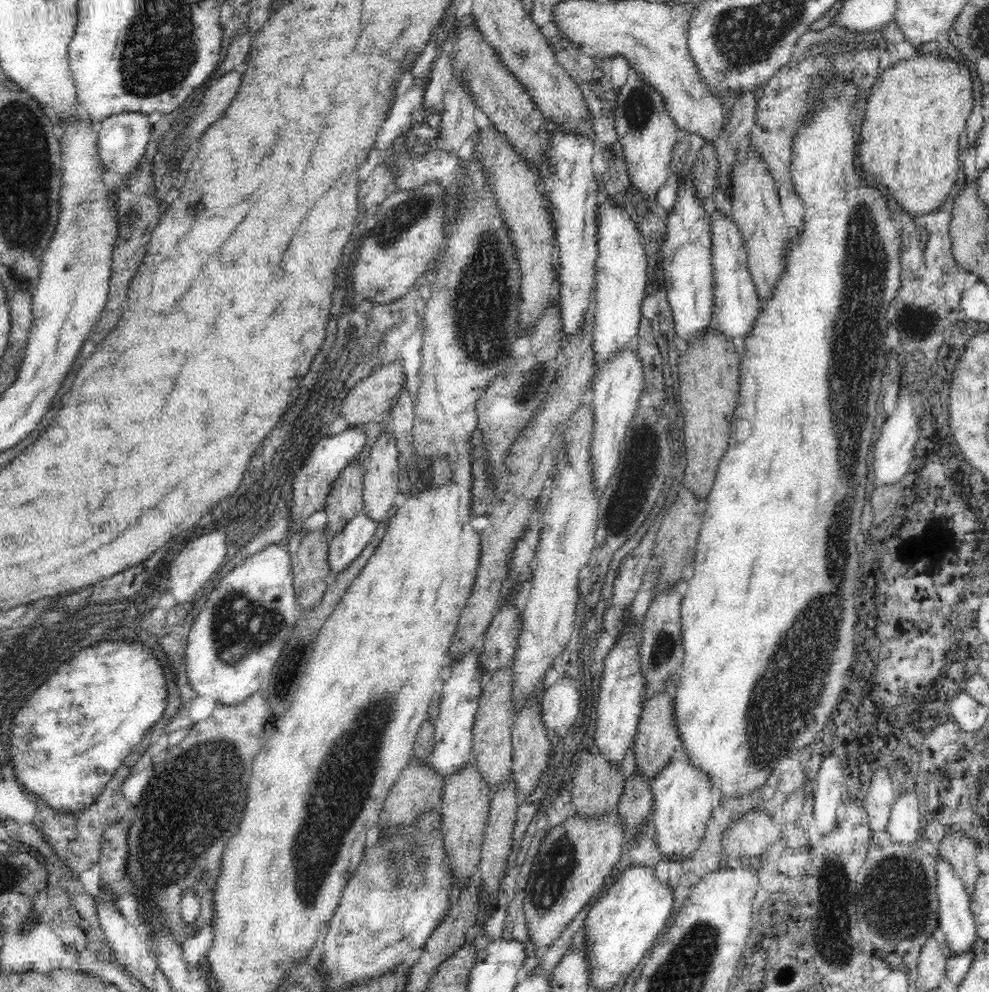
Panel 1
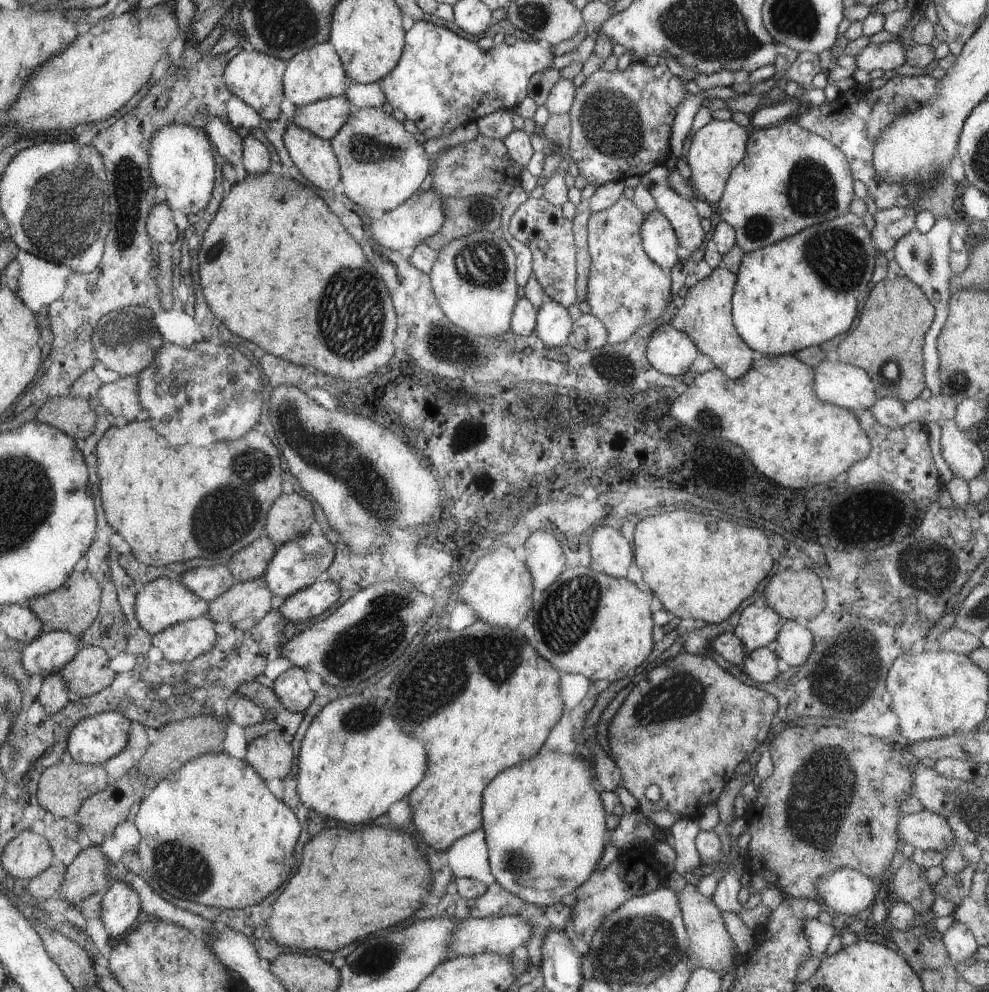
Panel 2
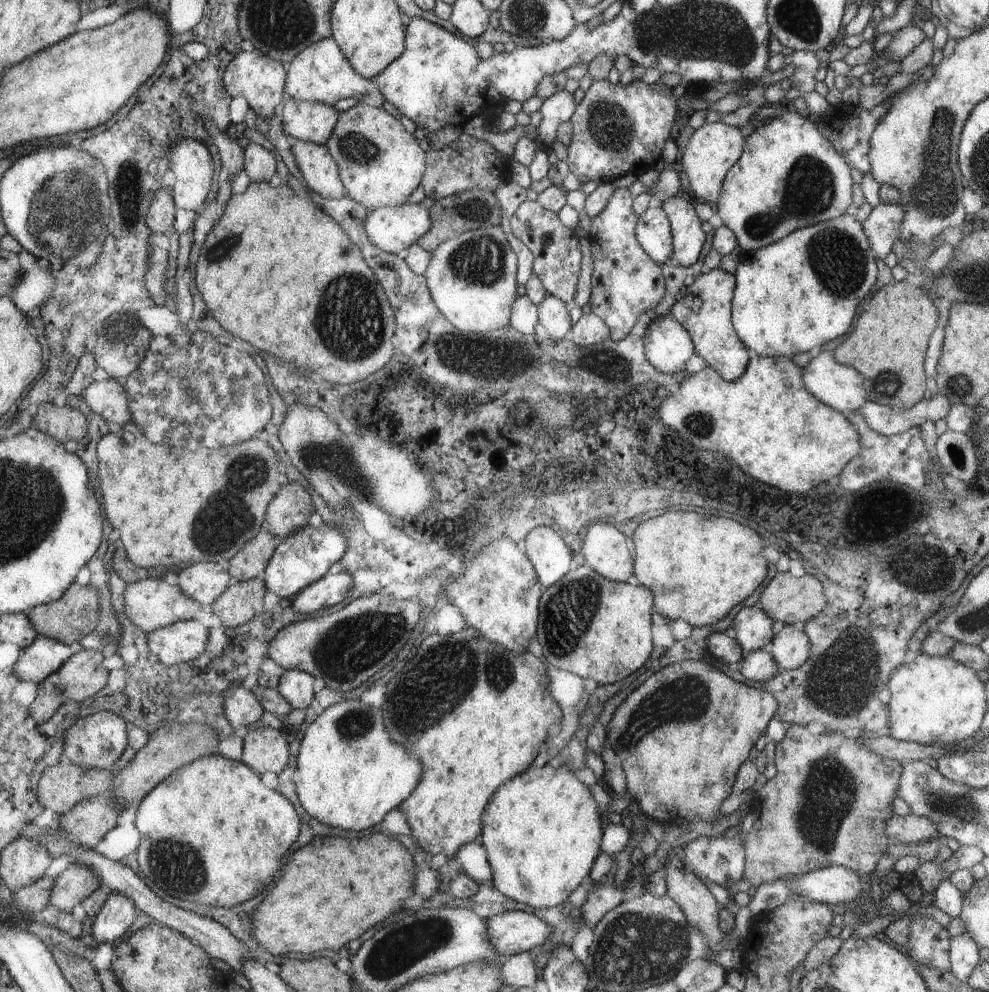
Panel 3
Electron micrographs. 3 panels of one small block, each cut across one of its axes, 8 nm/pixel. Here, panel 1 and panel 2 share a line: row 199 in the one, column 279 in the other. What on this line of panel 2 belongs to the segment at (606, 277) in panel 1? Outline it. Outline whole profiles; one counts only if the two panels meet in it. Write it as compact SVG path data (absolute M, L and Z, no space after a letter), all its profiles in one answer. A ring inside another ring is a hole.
M317 581L286 599L278 611L291 622L305 622L330 610L340 596L338 584L331 581Z

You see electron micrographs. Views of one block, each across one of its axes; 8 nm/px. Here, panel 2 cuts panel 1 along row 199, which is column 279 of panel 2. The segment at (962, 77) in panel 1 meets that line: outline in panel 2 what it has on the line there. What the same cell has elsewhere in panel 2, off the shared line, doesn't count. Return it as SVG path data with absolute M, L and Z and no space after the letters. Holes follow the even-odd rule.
M372 825L354 830L330 828L306 842L302 864L292 880L284 884L280 896L276 896L276 901L271 905L272 916L266 922L275 944L281 948L304 953L324 950L336 953L354 940L366 940L376 930L410 918L416 908L422 906L420 898L430 892L430 884L432 876L428 862L408 834Z

